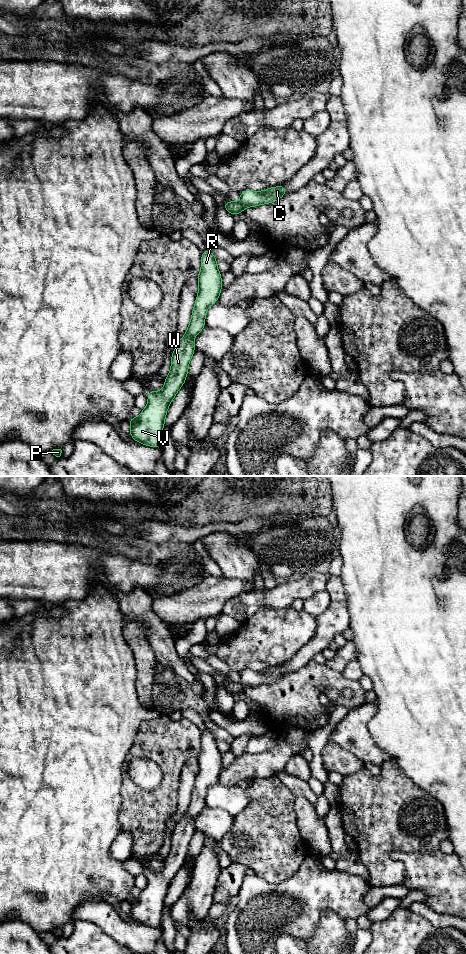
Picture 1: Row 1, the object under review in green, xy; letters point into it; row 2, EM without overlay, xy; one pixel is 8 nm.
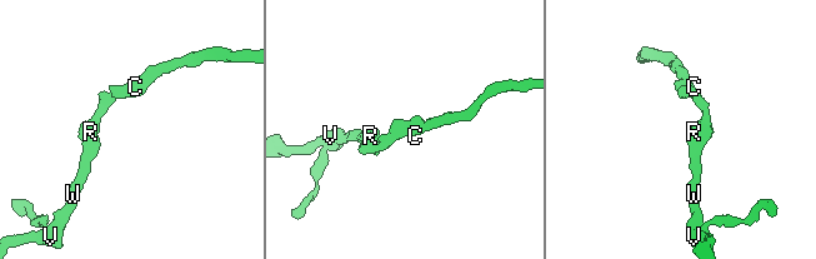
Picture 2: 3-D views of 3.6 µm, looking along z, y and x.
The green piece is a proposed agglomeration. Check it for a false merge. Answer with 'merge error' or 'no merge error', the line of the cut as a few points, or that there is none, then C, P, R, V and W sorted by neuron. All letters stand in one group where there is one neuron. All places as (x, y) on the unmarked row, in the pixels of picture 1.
no merge error; no cut; C P R V W

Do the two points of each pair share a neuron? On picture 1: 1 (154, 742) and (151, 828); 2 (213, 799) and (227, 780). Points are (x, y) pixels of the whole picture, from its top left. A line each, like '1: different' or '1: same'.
1: same
2: different

